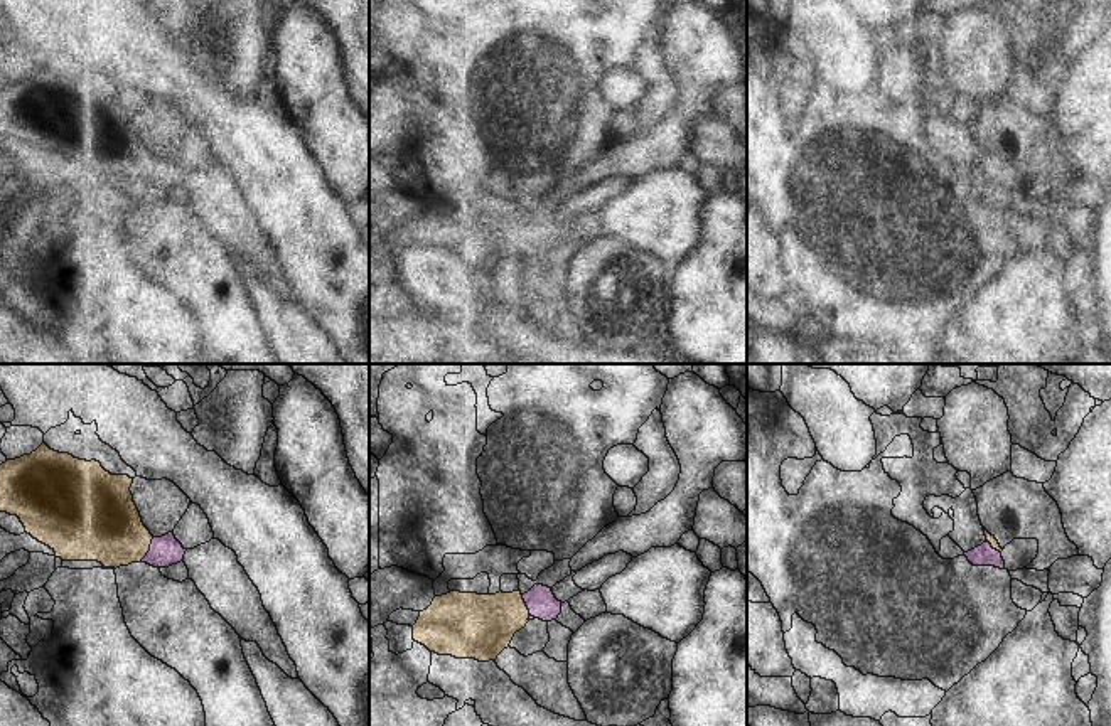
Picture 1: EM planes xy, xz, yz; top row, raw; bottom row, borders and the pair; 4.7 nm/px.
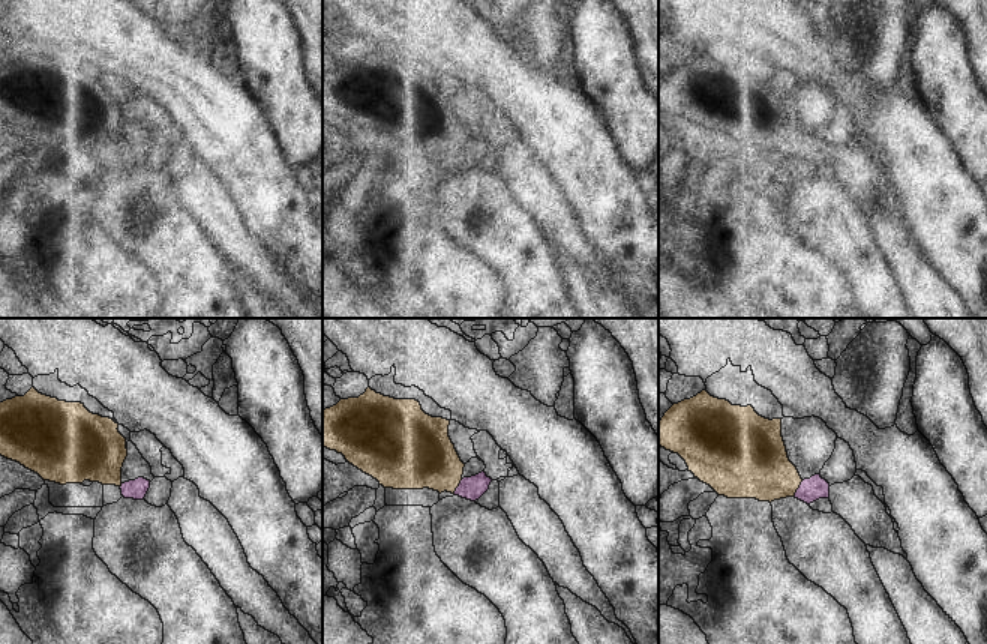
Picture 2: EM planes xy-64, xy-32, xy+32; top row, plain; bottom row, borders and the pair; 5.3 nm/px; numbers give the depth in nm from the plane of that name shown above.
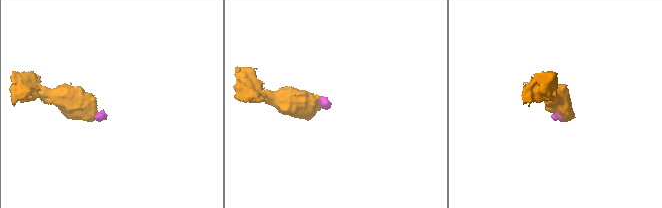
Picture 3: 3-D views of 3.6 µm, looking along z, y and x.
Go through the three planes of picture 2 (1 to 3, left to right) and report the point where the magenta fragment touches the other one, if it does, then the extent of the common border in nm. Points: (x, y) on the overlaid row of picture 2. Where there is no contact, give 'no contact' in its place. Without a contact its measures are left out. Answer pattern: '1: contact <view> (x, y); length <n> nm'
1: no contact
2: contact xy-32 (458, 485); length 90 nm
3: contact xy+32 (798, 487); length 110 nm

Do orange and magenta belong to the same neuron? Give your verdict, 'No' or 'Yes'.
Yes

